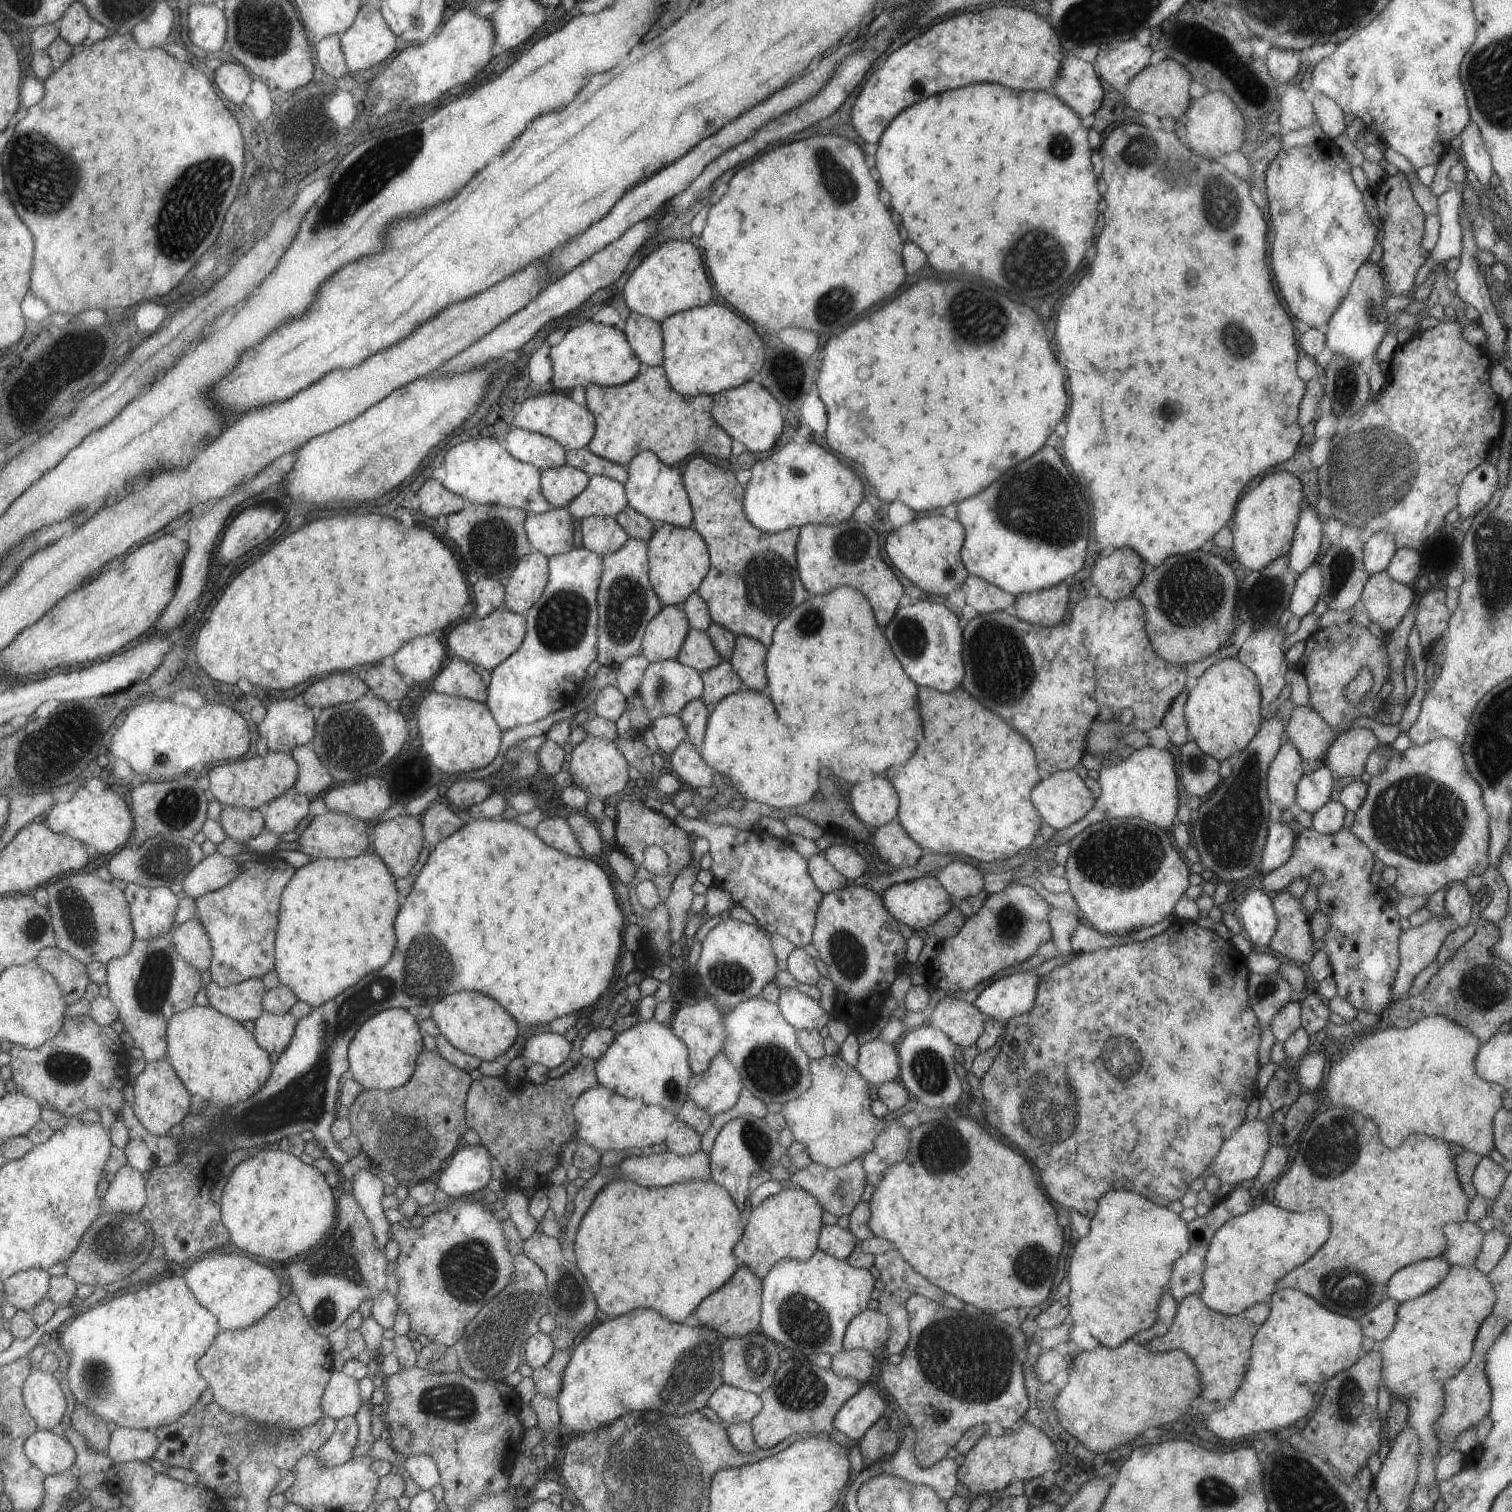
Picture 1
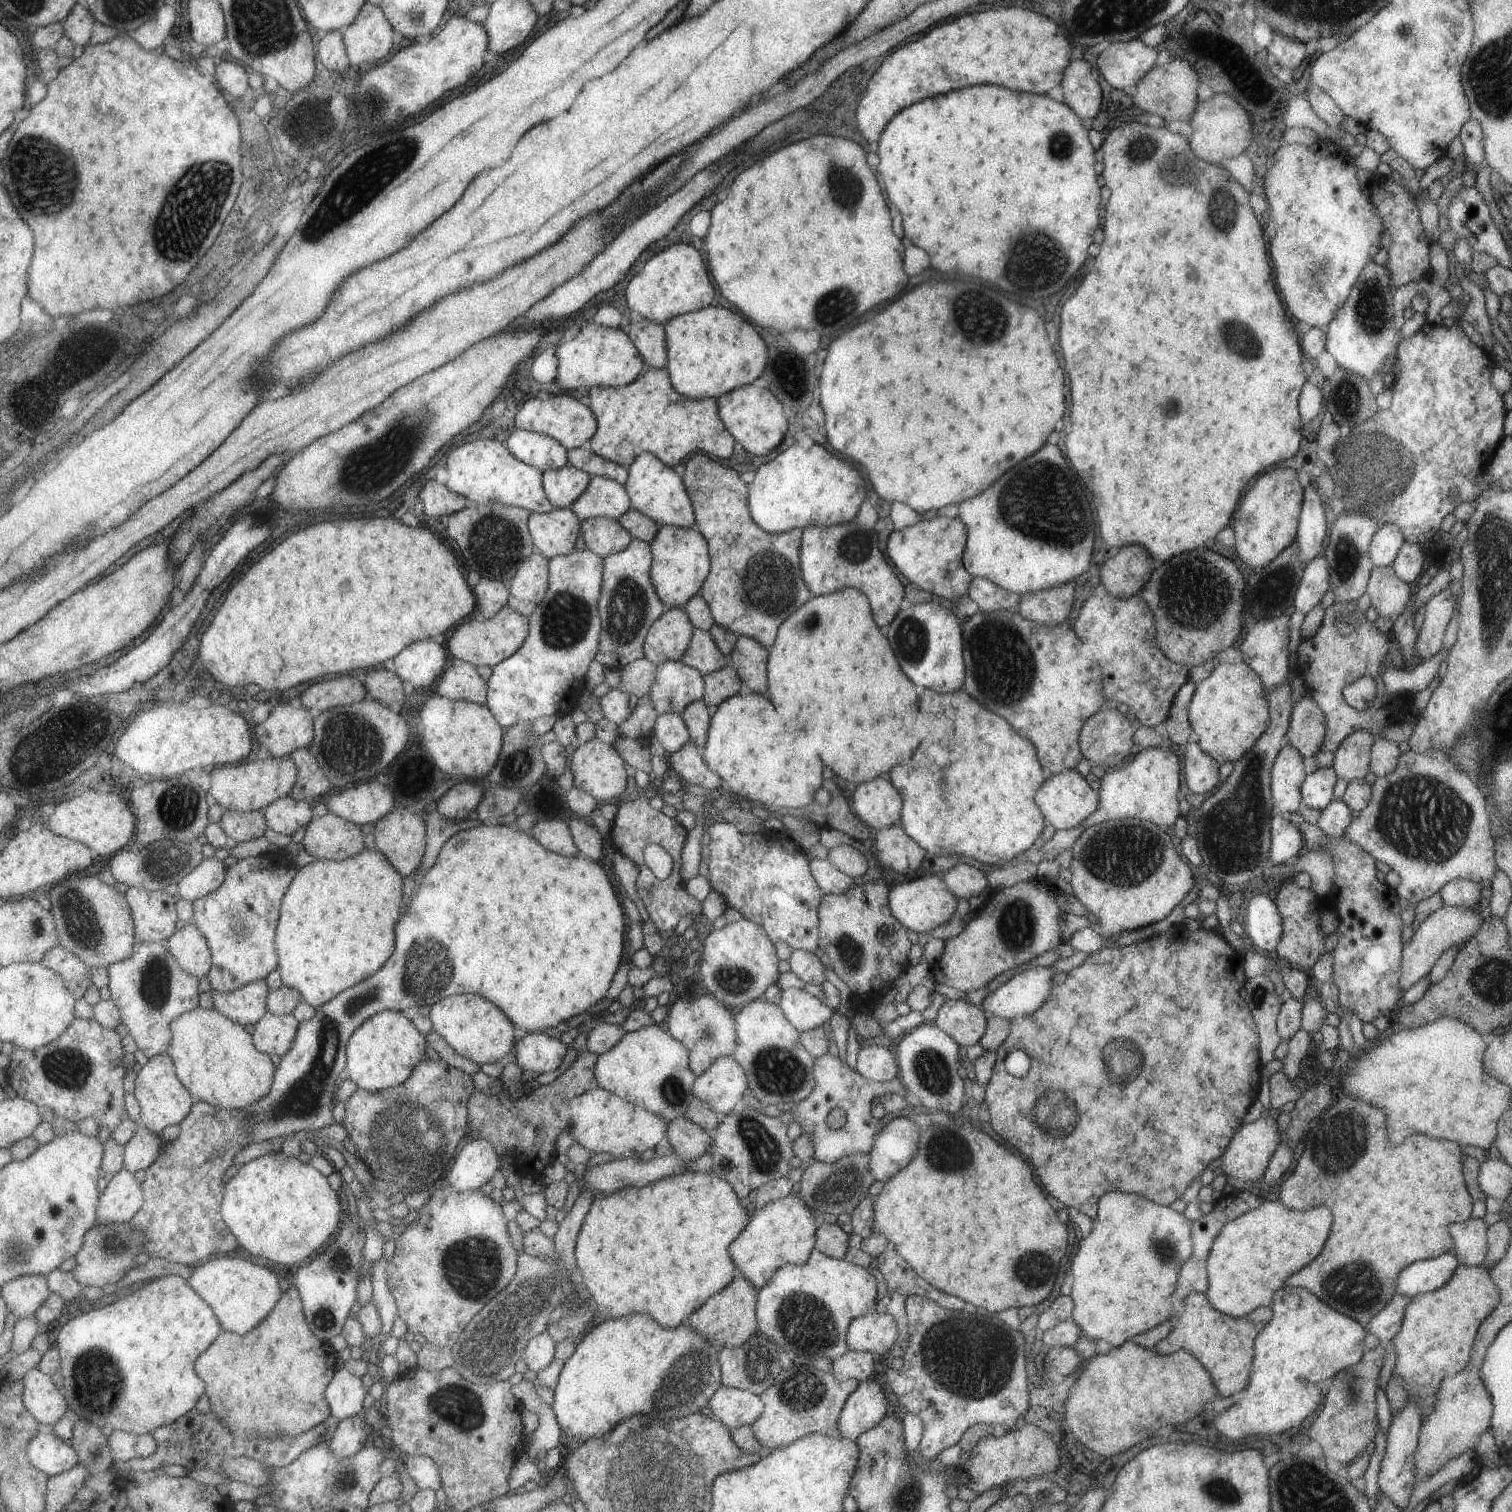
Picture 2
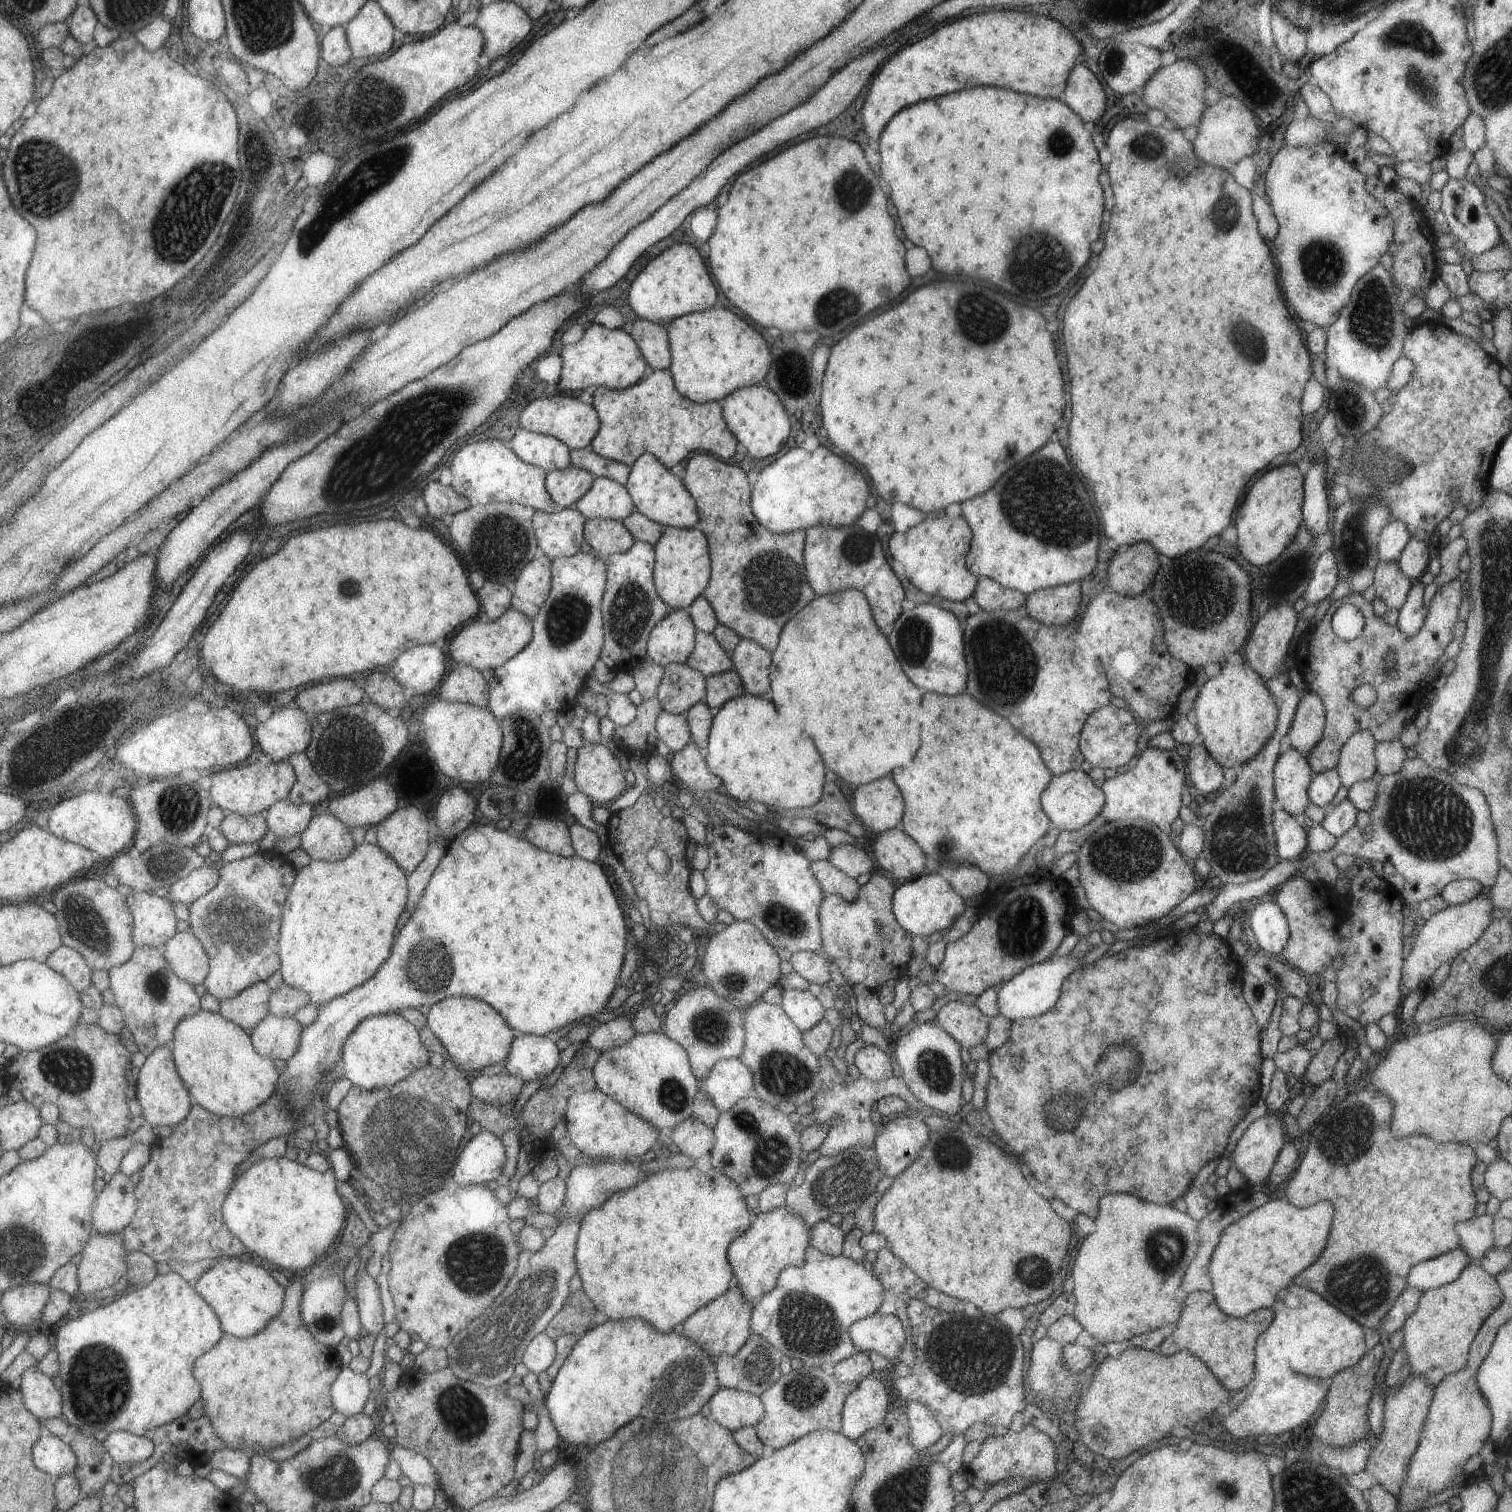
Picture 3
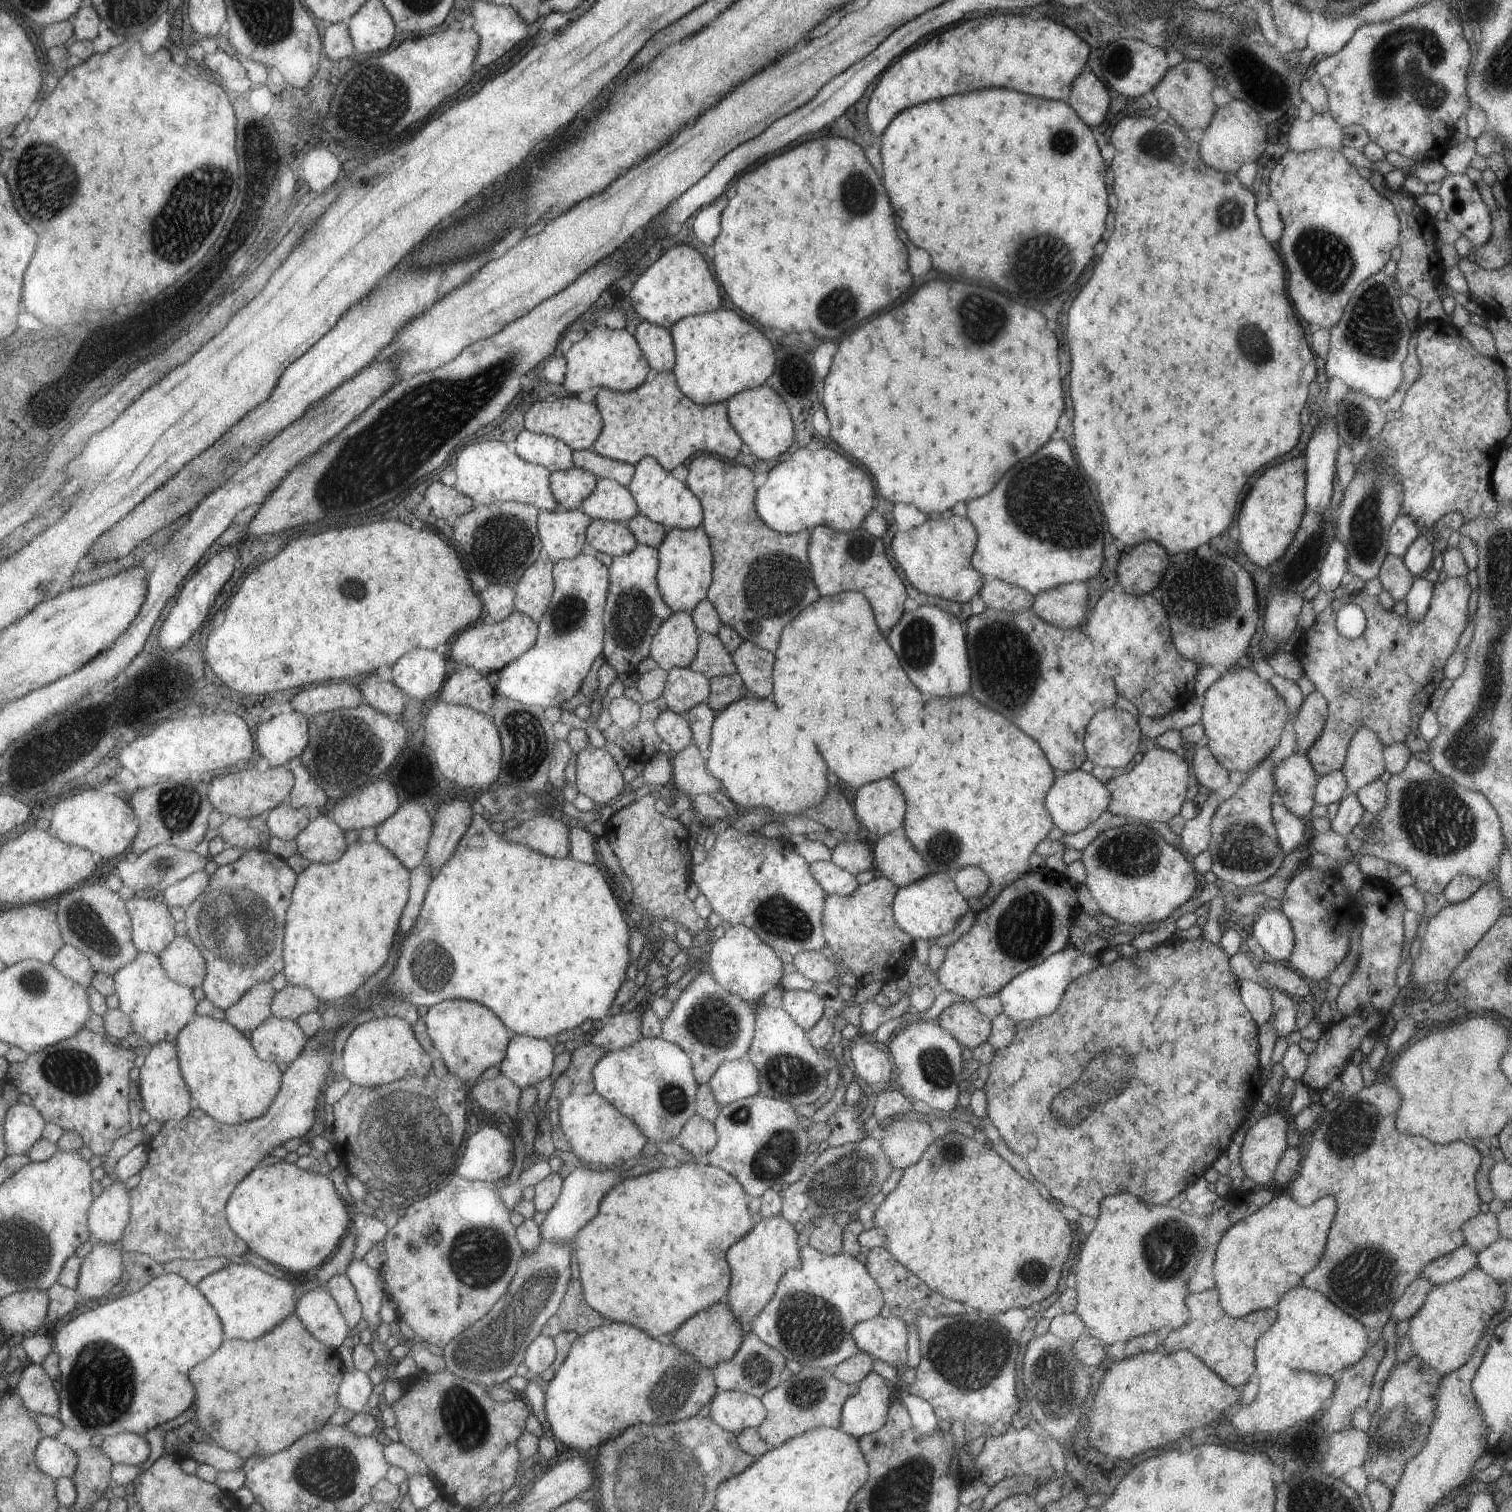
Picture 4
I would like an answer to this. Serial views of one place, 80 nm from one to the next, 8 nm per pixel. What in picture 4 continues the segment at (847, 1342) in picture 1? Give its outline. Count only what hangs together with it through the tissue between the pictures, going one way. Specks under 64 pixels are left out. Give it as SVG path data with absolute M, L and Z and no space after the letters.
M880 1314L861 1321L851 1329L851 1336L859 1351L866 1352L873 1359L890 1364L899 1372L905 1369L906 1324L899 1317L885 1317Z

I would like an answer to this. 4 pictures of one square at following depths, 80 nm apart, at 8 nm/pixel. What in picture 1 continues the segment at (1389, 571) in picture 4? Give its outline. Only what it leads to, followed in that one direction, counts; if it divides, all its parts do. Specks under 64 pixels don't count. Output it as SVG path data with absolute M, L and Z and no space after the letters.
M1385 570L1370 576L1361 592L1363 611L1382 633L1393 630L1407 613L1417 593L1413 586L1395 583Z

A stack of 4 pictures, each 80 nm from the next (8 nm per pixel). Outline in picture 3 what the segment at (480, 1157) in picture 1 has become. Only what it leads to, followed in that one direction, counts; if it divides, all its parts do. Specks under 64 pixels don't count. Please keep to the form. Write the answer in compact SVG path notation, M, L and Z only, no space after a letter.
M479 1129L463 1146L449 1176L458 1185L487 1183L501 1174L505 1150L501 1139L488 1130Z

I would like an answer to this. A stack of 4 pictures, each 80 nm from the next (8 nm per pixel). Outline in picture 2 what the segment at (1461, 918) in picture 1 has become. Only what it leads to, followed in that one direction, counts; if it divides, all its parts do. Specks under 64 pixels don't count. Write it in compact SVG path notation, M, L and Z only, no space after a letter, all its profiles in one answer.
M1454 879L1447 882L1438 892L1443 899L1443 903L1446 906L1453 908L1467 908L1467 910L1476 910L1481 906L1480 890L1482 886L1474 881Z

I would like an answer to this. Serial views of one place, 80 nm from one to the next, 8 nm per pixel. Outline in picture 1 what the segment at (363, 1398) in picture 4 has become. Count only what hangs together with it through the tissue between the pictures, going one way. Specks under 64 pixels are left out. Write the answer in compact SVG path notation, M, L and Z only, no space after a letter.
M333 1371L320 1404L323 1414L335 1421L345 1416L354 1416L362 1405L357 1382L342 1371Z

